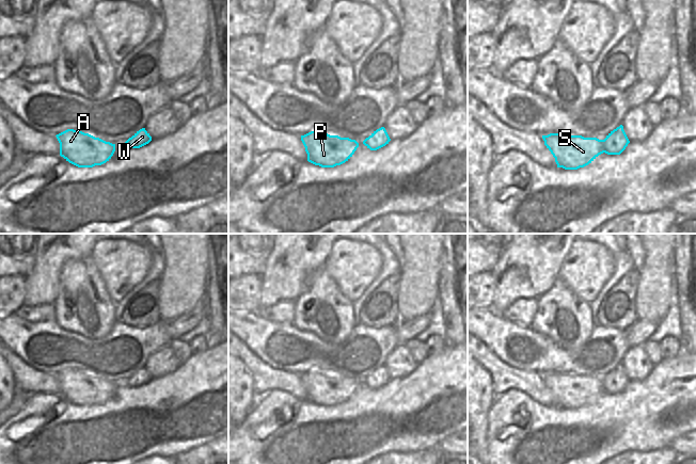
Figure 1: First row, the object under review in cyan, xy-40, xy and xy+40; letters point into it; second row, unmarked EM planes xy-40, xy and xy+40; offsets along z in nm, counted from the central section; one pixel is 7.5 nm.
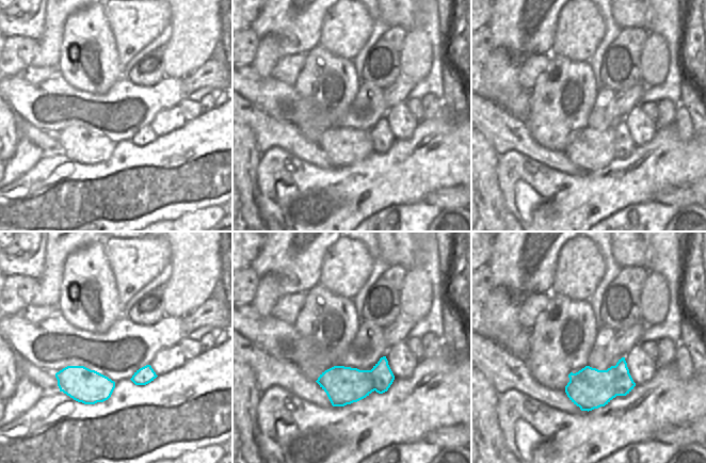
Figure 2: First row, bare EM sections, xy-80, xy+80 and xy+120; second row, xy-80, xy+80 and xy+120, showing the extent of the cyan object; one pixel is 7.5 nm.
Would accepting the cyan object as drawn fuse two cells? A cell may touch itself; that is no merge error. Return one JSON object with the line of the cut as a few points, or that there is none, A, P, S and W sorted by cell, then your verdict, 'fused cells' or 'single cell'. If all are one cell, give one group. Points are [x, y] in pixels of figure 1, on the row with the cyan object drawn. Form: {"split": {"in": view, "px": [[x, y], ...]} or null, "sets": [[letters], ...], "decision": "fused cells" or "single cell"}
{"split": {"in": "xy+40", "px": [[603, 140], [604, 152]]}, "sets": [["A", "P", "S"], ["W"]], "decision": "fused cells"}

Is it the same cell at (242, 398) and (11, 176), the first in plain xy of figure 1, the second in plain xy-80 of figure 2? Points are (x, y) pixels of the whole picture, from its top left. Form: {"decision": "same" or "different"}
{"decision": "different"}

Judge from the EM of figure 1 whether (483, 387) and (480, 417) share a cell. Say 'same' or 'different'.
same

